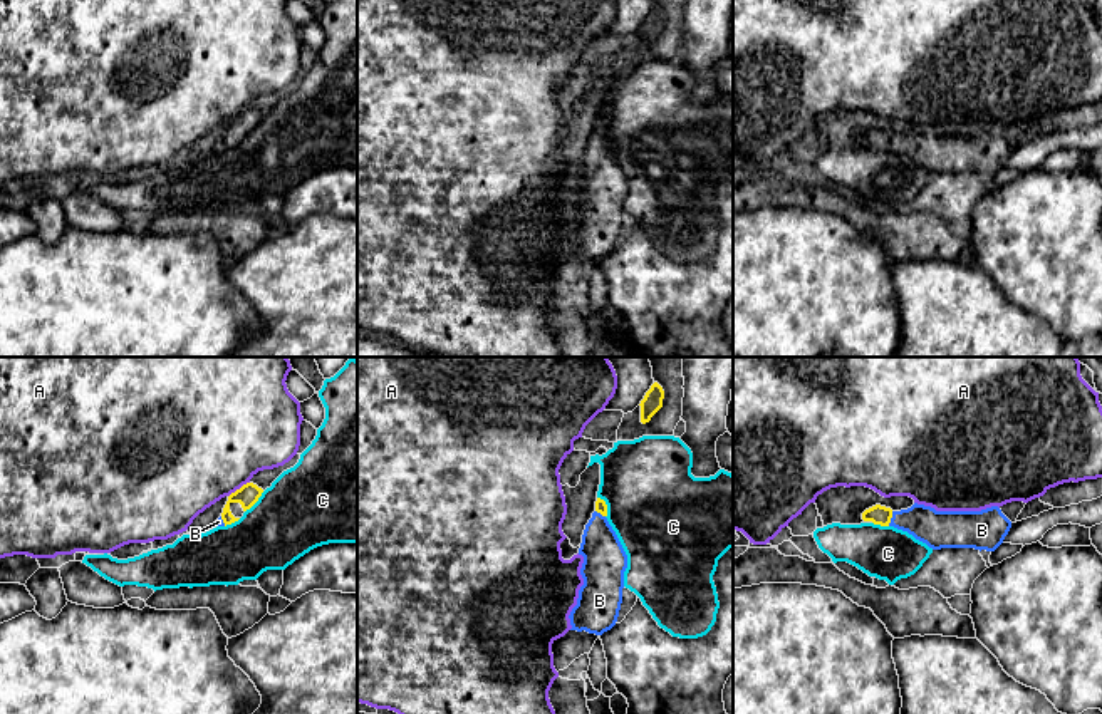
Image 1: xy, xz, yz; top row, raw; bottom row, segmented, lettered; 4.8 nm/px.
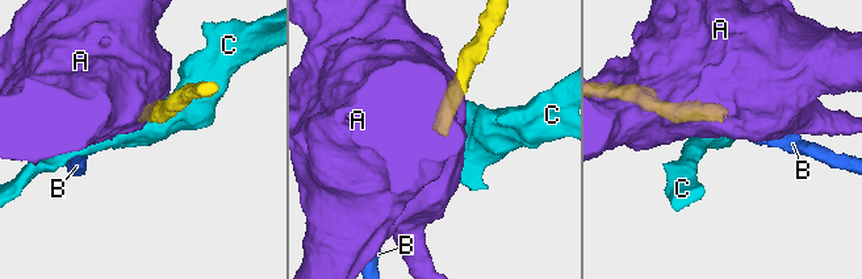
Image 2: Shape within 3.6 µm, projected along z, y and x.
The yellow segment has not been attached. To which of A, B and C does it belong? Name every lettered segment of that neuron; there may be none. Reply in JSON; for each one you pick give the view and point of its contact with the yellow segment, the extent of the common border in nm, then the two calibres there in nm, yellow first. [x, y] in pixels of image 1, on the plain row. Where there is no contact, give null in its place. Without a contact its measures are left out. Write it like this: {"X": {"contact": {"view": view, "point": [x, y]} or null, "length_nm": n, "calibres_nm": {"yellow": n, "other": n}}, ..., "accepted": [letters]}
{"B": {"contact": {"view": "yz", "point": [891, 141]}, "length_nm": 80, "calibres_nm": {"yellow": 100, "other": 180}}, "accepted": ["B"]}

